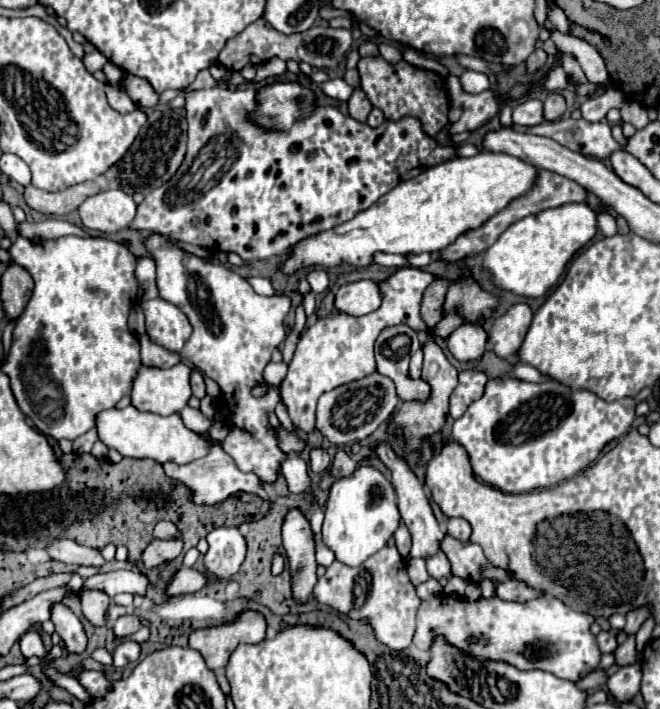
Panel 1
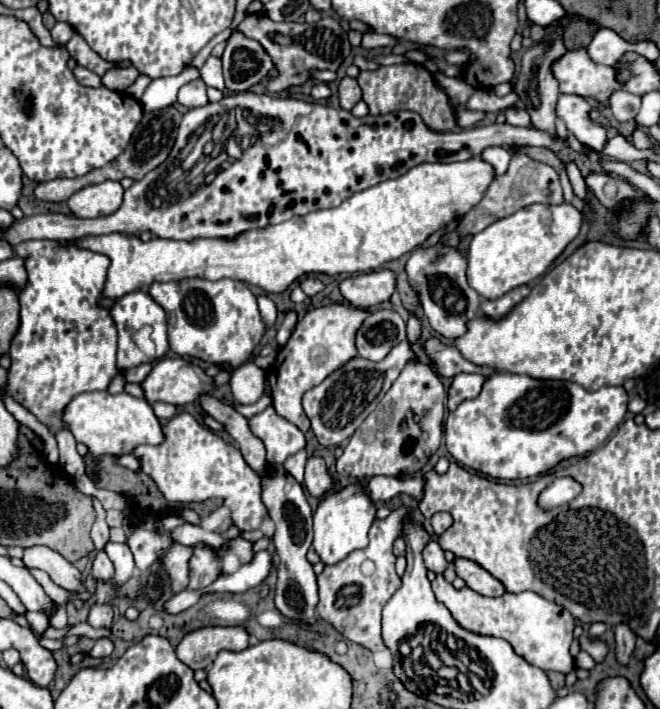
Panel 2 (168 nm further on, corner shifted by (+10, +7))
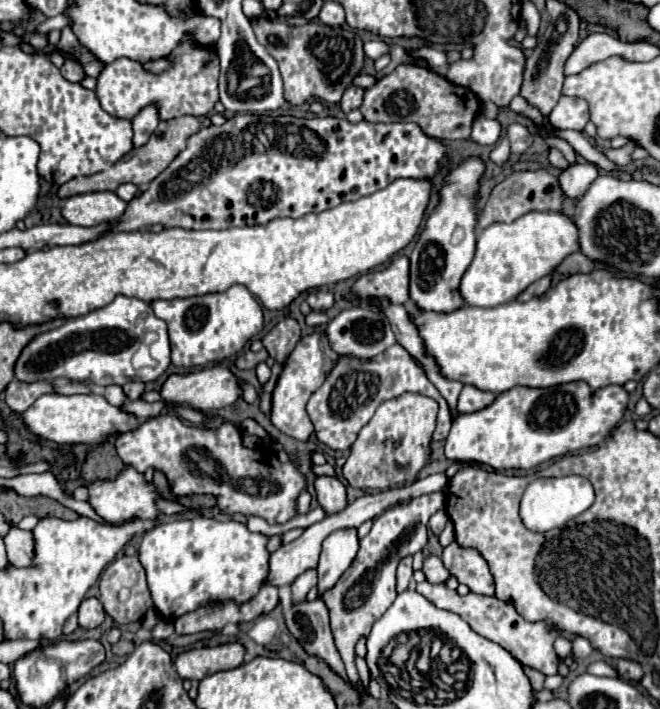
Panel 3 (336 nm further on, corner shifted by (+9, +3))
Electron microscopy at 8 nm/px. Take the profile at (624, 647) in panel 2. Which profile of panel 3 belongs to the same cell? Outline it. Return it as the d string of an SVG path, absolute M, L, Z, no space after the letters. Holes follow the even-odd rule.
M618 660L616 670L622 676L622 680L626 680L626 682L640 682L642 676L644 676L642 666L634 660Z

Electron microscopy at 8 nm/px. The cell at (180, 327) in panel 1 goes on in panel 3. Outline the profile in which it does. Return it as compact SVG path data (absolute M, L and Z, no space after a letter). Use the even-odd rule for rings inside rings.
M120 294L110 304L98 310L70 318L60 328L52 328L44 334L34 336L24 346L20 358L14 364L14 378L20 382L50 382L56 378L66 378L72 382L90 382L96 386L124 386L128 380L152 382L162 376L168 366L170 346L166 322L154 316L148 302ZM146 332L156 332L158 338L166 338L166 356L158 358L156 368L144 368L138 372L132 368L132 356L140 348L142 336Z

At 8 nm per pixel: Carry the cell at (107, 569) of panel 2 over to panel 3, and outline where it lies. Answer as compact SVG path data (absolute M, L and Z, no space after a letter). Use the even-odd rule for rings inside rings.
M118 556L114 562L106 566L106 570L100 576L100 602L108 616L114 618L118 624L130 624L140 620L150 608L150 590L146 586L146 572L142 570L142 564L138 562L138 556Z

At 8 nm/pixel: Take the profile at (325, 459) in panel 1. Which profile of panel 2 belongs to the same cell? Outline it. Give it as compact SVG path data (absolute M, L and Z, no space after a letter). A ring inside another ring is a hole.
M309 456L305 464L305 488L311 496L319 498L331 490L331 478L325 468L325 460L321 456Z

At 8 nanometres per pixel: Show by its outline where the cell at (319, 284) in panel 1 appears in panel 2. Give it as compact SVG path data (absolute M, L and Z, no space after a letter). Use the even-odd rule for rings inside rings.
M307 276L307 278L303 278L303 280L301 280L301 288L303 288L303 292L305 292L307 296L315 296L317 292L321 292L321 290L323 290L323 282L321 282L321 280L317 280L317 278Z

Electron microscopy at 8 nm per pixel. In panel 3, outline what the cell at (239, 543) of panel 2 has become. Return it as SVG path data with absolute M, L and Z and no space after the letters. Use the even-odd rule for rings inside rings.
M174 518L172 522L160 524L154 530L150 530L138 544L138 558L140 564L146 570L146 580L148 580L148 590L152 594L154 608L162 620L176 620L188 612L198 610L200 606L208 604L218 604L218 602L236 602L244 604L252 600L262 584L268 578L268 540L270 536L260 534L260 532L250 532L246 524L242 522L220 522L214 518Z

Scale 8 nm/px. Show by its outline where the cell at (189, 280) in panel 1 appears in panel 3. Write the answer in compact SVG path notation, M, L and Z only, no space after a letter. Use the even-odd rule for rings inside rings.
M232 286L226 292L176 300L154 300L152 310L168 324L172 364L180 368L208 366L238 354L244 344L264 328L262 308L246 286Z

